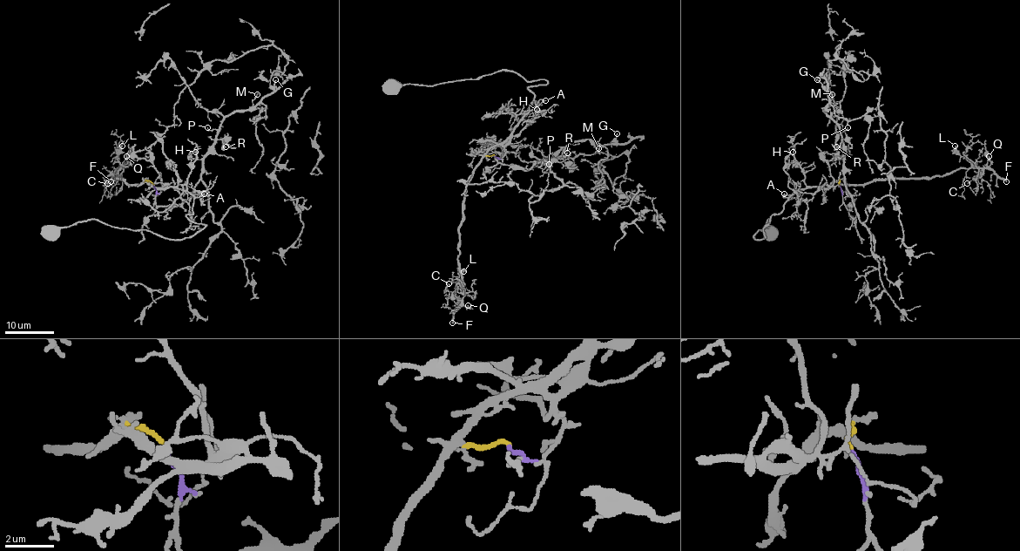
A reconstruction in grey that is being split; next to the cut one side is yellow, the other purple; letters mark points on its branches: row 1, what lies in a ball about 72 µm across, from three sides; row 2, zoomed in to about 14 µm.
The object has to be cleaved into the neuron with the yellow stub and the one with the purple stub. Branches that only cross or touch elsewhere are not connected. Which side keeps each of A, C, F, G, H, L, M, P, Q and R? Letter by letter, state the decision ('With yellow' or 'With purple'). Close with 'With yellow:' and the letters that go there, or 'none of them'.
A: With yellow
C: With yellow
F: With yellow
G: With purple
H: With yellow
L: With yellow
M: With purple
P: With purple
Q: With yellow
R: With purple
With yellow: A, C, F, H, L, Q

